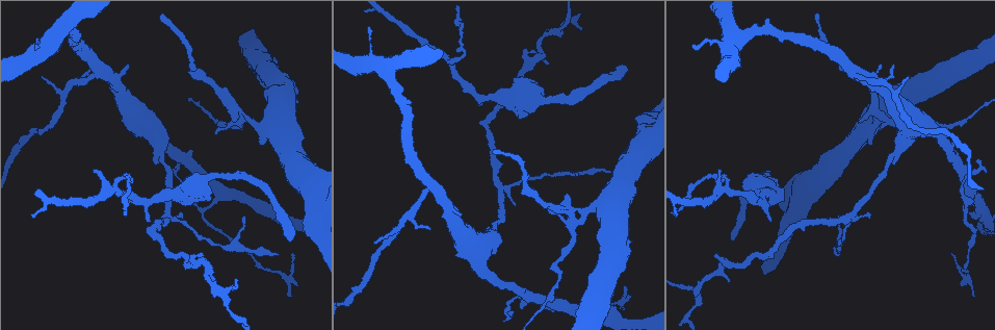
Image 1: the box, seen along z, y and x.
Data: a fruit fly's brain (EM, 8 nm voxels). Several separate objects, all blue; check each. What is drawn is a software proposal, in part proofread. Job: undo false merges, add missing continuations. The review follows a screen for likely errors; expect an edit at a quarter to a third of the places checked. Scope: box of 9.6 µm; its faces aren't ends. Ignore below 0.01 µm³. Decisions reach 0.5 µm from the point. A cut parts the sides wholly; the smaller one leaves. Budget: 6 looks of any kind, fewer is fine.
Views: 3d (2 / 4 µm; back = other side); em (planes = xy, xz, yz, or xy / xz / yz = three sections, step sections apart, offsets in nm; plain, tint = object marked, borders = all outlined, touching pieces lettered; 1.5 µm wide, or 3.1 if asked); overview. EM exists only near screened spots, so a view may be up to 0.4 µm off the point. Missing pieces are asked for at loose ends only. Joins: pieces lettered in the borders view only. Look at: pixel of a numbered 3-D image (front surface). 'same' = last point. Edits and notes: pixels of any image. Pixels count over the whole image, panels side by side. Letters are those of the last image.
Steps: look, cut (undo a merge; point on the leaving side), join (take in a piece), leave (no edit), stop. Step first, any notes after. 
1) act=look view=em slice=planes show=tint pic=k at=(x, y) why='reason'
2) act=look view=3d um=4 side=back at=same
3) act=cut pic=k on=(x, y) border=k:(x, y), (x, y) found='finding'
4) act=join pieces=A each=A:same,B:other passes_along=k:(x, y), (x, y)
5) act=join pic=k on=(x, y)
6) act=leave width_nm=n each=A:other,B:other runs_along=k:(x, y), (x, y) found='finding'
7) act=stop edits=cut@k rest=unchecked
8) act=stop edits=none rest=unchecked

act=look view=3d um=4 pic=1 at=(547, 65) why='an open end'

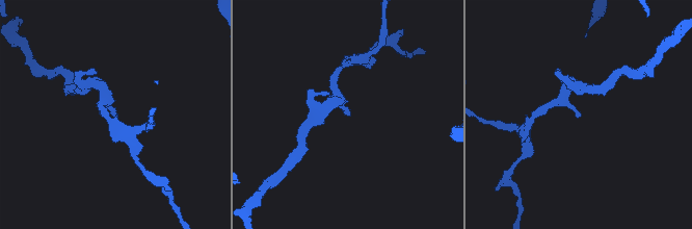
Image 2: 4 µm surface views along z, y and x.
act=look view=em slice=xy step=8 show=tint pic=2 at=(578, 117) why='shape alone is not enough'

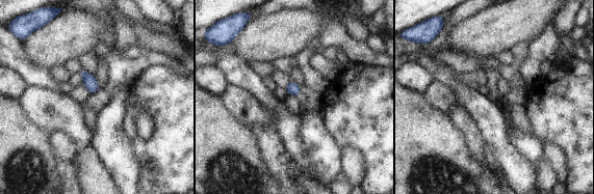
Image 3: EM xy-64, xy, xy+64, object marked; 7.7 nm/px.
act=look view=em slice=planes show=borders at=same

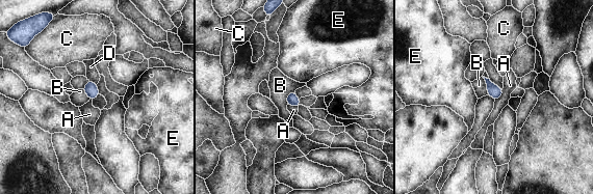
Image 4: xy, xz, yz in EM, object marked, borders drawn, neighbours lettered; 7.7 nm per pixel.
act=leave each=A:other,B:other,C:other,D:other,E:other border=4:(503, 89), (503, 93), (495, 100) found='no lettered piece goes on from it'

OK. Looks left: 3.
act=look view=3d um=2 side=back pic=1 at=(289, 240) why='long arm stops here'

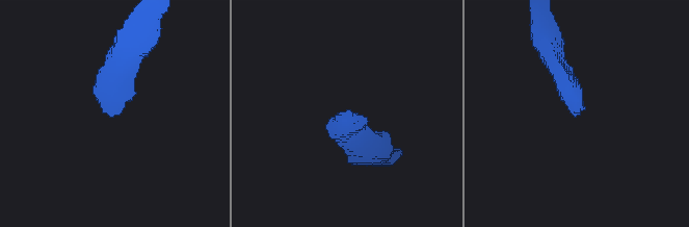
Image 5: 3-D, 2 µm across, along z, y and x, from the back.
act=look view=em slice=xy step=8 show=borders pic=5 at=(580, 110) why='shape alone is not enough'

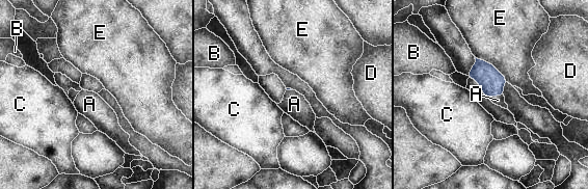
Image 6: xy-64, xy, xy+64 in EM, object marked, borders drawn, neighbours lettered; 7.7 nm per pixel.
act=join pieces=A each=A:same,B:other,C:other,D:other,E:other passes_along=6:(491, 82), (496, 95), (498, 100) found='the neuron continues'

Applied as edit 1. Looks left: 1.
act=stop edits=join@6 rest=unchecked

